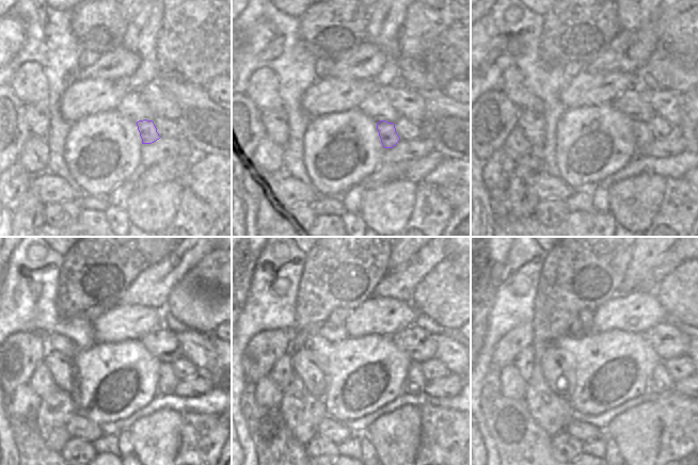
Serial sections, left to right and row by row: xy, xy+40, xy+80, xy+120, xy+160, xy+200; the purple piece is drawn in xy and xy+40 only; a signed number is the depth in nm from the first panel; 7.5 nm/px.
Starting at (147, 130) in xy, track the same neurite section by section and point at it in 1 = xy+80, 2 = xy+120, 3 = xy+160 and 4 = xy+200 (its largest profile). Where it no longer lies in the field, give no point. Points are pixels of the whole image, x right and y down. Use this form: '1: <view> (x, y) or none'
1: xy+80 (643, 133)
2: xy+120 (168, 381)
3: xy+160 (415, 381)
4: xy+200 (660, 381)

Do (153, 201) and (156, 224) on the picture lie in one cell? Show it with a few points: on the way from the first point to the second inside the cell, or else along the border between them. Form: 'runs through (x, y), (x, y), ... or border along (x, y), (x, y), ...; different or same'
runs through (154, 206), (156, 219); same

